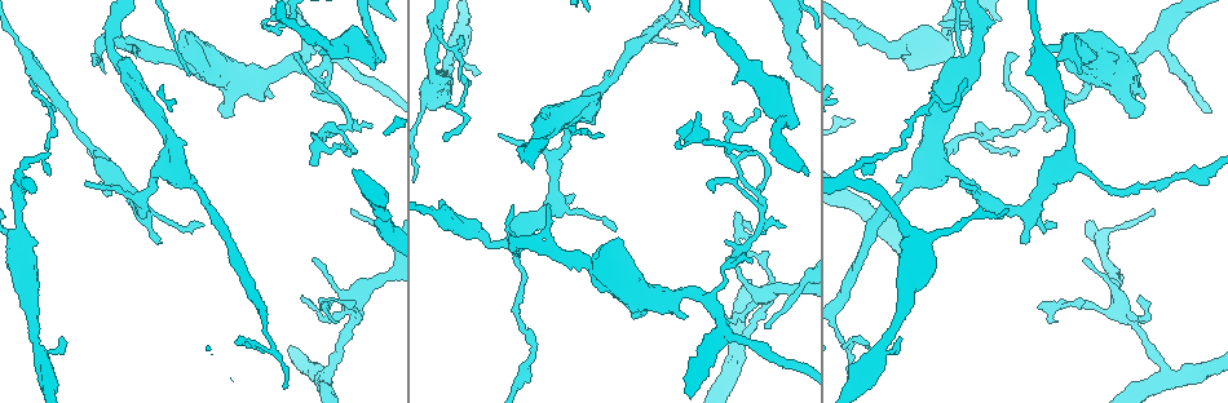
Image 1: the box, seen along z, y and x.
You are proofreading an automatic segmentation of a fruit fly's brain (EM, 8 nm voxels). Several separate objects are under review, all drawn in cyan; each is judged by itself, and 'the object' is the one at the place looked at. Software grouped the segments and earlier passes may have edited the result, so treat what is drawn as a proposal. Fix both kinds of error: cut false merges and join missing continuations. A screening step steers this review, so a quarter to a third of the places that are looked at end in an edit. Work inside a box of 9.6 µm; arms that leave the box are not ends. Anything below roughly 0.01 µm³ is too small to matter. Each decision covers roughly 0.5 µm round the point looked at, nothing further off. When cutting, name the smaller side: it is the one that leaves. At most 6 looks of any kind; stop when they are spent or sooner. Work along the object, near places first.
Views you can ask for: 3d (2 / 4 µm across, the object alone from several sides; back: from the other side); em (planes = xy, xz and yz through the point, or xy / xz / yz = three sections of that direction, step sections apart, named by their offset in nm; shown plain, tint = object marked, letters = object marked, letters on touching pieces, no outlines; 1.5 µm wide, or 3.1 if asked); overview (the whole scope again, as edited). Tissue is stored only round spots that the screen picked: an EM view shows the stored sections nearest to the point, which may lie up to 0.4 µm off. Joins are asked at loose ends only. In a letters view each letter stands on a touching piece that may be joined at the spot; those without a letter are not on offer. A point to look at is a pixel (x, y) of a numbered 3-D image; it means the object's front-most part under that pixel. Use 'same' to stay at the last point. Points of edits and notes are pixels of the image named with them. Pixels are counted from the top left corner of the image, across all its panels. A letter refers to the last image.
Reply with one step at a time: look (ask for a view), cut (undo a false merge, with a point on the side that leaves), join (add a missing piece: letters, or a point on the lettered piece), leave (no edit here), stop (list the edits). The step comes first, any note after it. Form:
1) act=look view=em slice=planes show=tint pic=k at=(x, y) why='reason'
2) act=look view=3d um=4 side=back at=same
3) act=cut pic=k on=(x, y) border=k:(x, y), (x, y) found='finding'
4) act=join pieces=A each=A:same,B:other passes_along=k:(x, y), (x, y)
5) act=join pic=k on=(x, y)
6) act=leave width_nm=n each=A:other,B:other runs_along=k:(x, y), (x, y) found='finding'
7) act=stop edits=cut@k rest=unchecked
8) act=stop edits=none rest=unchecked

act=look view=3d um=4 pic=1 at=(864, 173) why='tapers out'

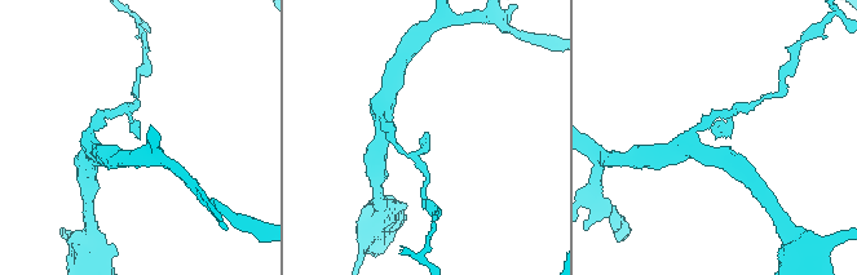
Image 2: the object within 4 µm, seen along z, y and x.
act=look view=em slice=planes show=letters pic=2 at=(427, 137) why='shape alone is not enough'

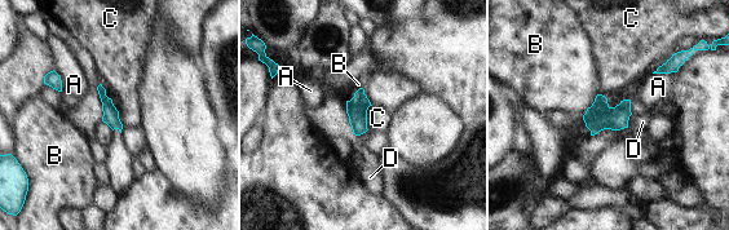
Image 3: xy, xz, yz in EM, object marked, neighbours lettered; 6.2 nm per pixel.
act=leave width_nm=100 each=A:other,B:other,C:other,D:other border=3:(601, 93), (610, 106), (626, 100) found='none of them fits'

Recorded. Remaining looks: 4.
act=look view=3d um=2 pic=1 at=(88, 182) why='free end'

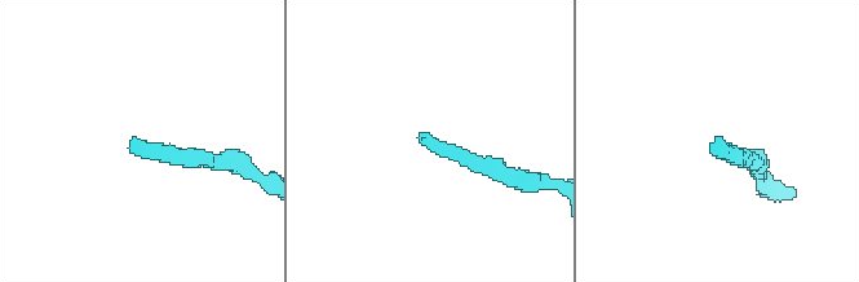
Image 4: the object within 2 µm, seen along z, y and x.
act=look view=em slice=planes show=tint pic=4 at=(710, 143) why='need the tissue'

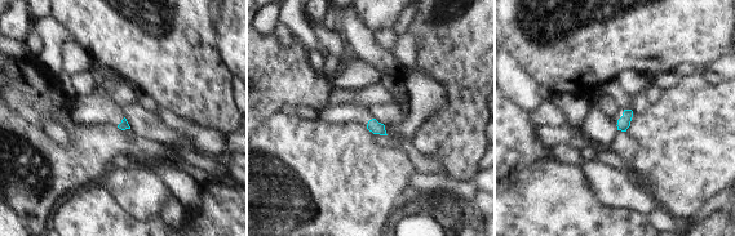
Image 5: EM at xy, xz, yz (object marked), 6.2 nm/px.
act=look view=em slice=planes show=letters at=same

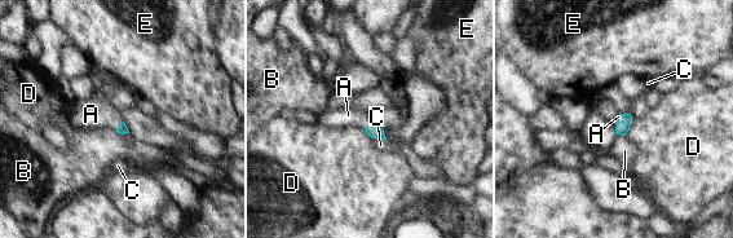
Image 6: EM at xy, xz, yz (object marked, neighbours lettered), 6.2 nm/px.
act=join pieces=A each=A:same,B:other,C:other,D:other,E:other passes_along=6:(372, 129), (367, 126), (348, 115) found='it goes on there'

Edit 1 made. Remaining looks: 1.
act=look view=em slice=planes show=letters pic=1 at=(753, 261) why='thin end'

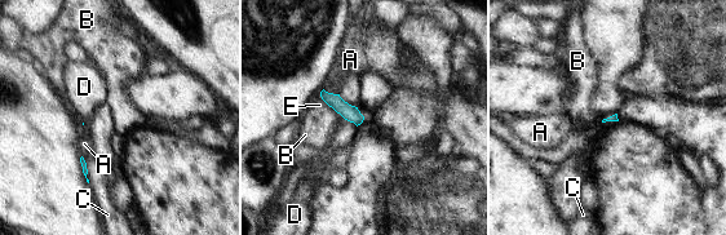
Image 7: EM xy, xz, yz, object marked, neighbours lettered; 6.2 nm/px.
act=leave each=A:other,B:other,C:other,D:other,E:other found='no lettered piece goes on from it'

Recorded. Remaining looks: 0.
act=stop edits=join@6 rest=unchecked

